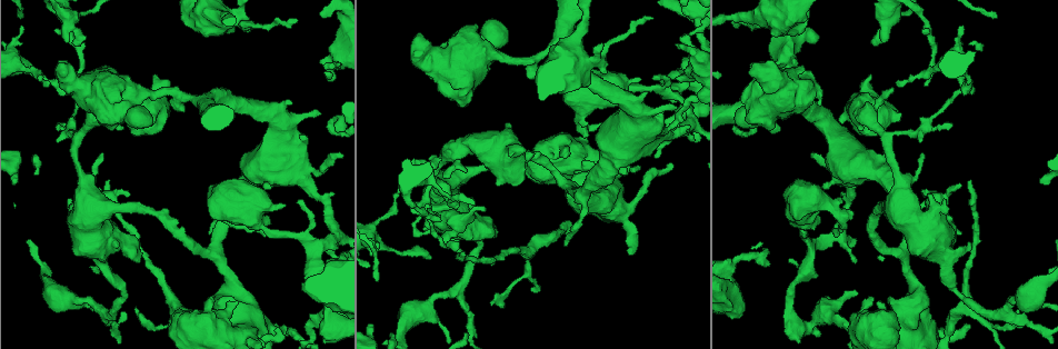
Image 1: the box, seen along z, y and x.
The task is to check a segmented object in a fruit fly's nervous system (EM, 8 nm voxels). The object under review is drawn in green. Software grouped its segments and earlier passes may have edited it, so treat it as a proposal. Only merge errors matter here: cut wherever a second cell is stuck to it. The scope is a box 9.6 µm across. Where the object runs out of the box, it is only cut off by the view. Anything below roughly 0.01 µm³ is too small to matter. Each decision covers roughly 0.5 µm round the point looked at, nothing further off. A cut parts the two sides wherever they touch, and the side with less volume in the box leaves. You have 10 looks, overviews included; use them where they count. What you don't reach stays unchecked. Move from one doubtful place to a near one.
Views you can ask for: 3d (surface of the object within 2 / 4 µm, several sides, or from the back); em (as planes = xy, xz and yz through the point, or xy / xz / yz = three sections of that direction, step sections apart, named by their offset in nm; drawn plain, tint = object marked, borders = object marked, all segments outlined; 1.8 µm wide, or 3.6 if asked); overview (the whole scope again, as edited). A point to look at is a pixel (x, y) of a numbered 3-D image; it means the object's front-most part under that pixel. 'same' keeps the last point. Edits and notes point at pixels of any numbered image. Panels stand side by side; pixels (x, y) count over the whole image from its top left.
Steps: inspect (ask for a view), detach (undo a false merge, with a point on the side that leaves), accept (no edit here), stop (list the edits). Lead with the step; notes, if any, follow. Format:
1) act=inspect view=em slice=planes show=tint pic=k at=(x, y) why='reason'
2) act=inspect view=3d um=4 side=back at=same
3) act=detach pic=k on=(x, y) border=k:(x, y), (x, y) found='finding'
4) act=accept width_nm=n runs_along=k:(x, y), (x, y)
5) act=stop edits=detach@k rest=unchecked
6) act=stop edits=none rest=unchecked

act=inspect view=em um=3.6 slice=yz step=8 show=tint pic=1 at=(566, 163) why='sharp bend'

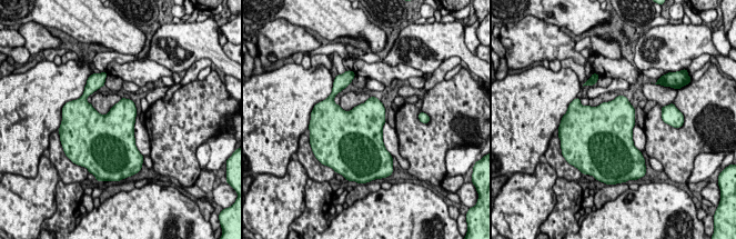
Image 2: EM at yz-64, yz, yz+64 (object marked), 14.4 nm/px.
act=inspect view=em um=3.6 slice=xy step=4 show=borders at=same why='cut it another way'

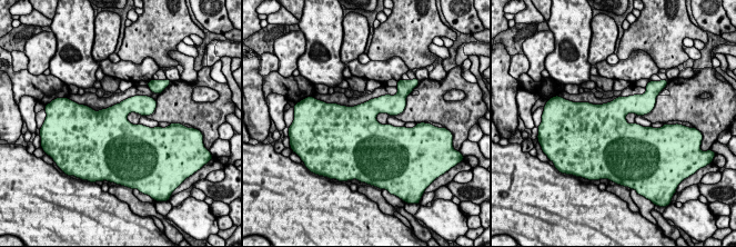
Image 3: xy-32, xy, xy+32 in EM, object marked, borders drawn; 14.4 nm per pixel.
act=accept found='continuous, no second cell'

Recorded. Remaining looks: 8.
act=inspect view=em um=3.6 slice=yz step=4 show=tint pic=1 at=(451, 216) why='calibre changes'

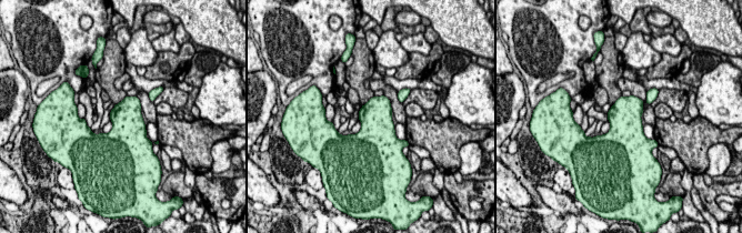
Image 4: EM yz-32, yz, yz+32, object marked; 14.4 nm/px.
act=inspect view=em um=3.6 slice=planes show=tint at=same why='another direction'

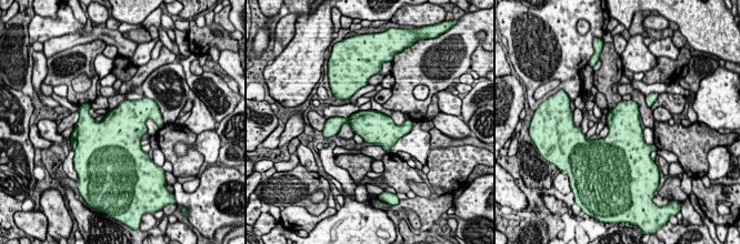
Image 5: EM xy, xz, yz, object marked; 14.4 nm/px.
act=accept found='one cell here'

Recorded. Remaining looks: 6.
act=inspect view=em slice=planes show=borders pic=1 at=(68, 128)

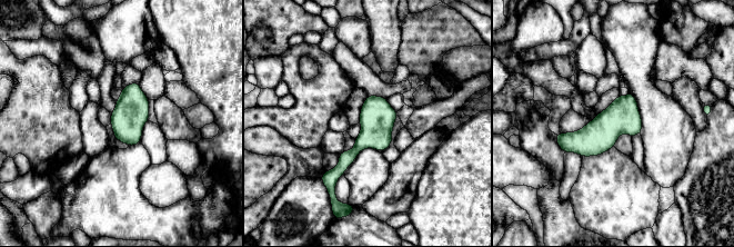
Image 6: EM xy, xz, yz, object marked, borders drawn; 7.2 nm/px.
act=accept runs_along=6:(383, 100), (376, 128), (333, 179) found='all the same cell'

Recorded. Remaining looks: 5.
act=inspect view=3d um=4 pic=1 at=(463, 92) why='sudden change in width'

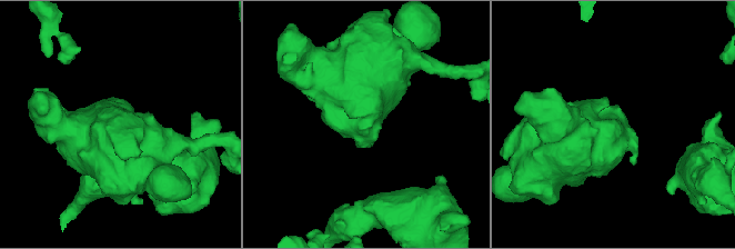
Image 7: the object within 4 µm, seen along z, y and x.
act=inspect view=em um=3.6 slice=xy step=16 show=plain pic=7 at=(614, 142)

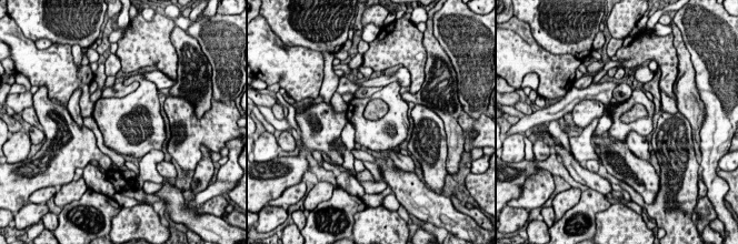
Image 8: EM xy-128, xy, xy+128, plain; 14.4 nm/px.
act=inspect view=em um=3.6 slice=xy step=16 show=tint at=same

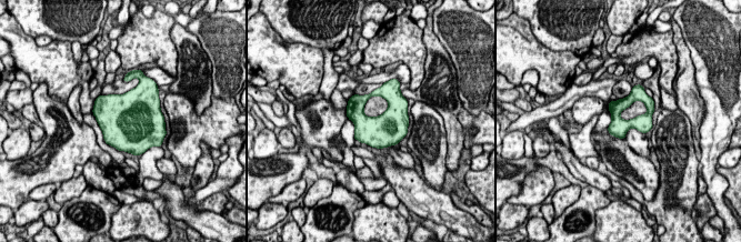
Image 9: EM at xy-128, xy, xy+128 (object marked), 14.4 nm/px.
act=accept width_nm=240 found='one cell here'

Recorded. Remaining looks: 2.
act=stop edits=none rest=unchecked

